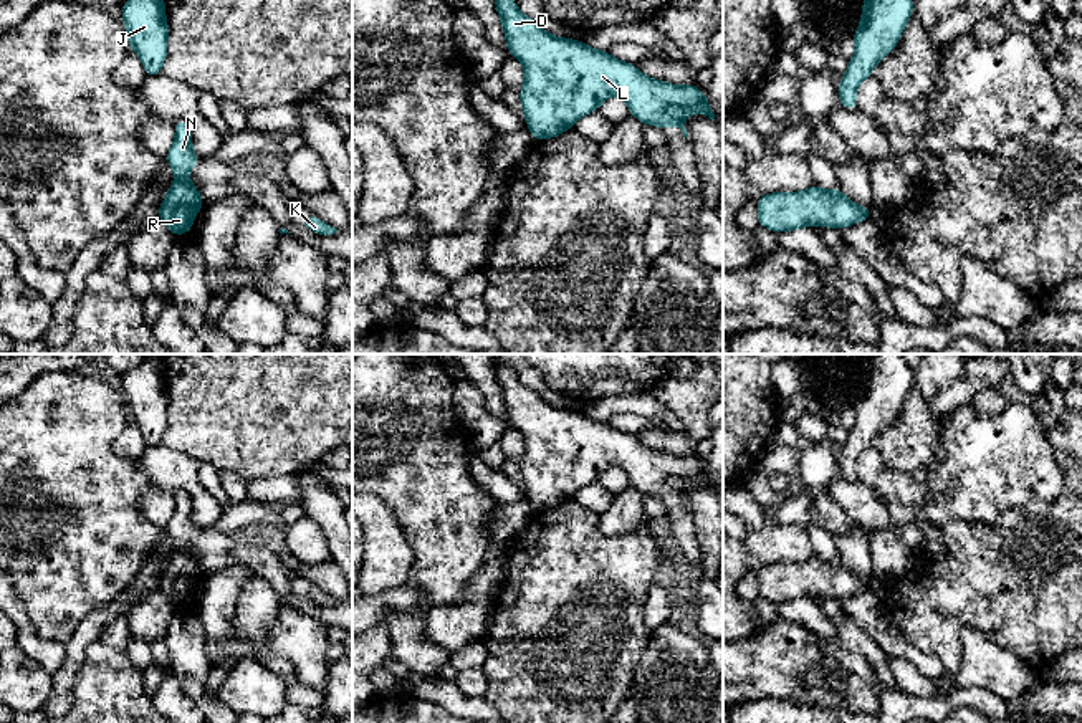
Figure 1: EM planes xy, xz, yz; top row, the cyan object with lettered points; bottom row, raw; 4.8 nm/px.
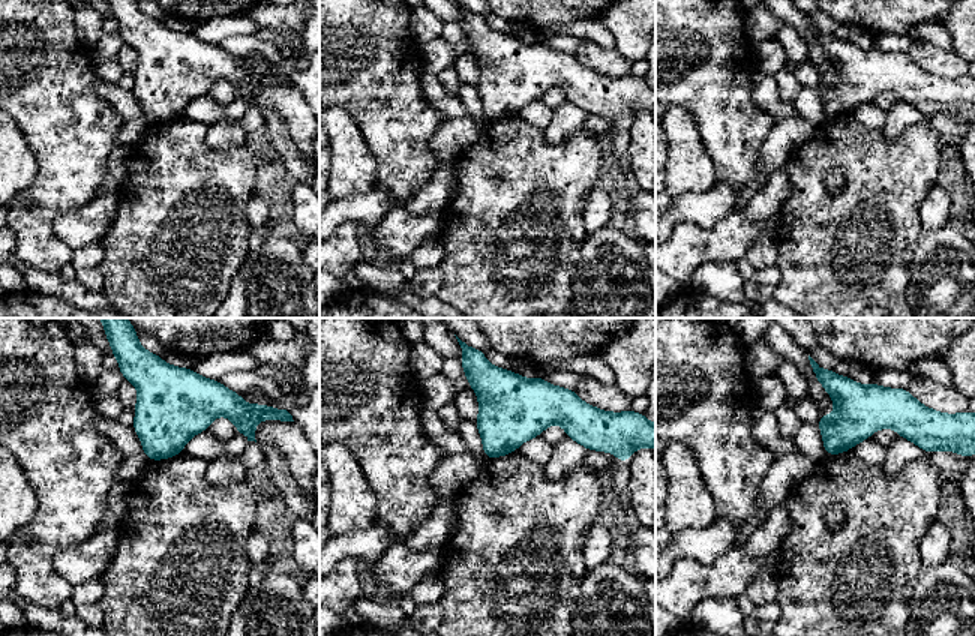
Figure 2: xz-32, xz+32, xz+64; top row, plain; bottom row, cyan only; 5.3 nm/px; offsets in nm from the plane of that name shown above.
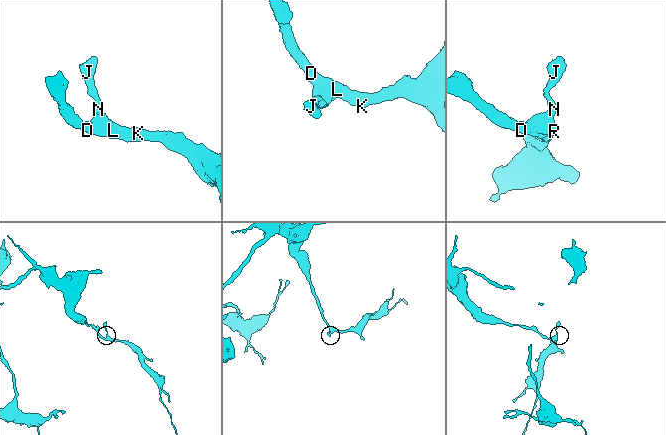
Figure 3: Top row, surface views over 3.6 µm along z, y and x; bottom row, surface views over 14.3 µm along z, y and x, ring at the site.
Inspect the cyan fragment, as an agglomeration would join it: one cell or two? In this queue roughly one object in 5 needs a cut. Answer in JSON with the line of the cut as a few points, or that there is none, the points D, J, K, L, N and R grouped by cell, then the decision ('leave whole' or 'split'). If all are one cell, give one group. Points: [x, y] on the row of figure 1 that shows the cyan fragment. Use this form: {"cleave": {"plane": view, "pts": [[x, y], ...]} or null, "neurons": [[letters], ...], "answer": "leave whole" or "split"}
{"cleave": null, "neurons": [["D", "J", "K", "L", "N", "R"]], "answer": "leave whole"}

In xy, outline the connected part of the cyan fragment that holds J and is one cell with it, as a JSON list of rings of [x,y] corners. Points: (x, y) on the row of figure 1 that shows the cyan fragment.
[[[127,0],[121,12],[131,50],[141,58],[147,76],[159,76],[169,36],[164,0]]]

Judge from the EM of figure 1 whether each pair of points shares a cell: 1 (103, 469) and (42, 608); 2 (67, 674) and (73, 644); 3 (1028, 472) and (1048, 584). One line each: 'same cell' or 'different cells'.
1: same cell
2: same cell
3: different cells

